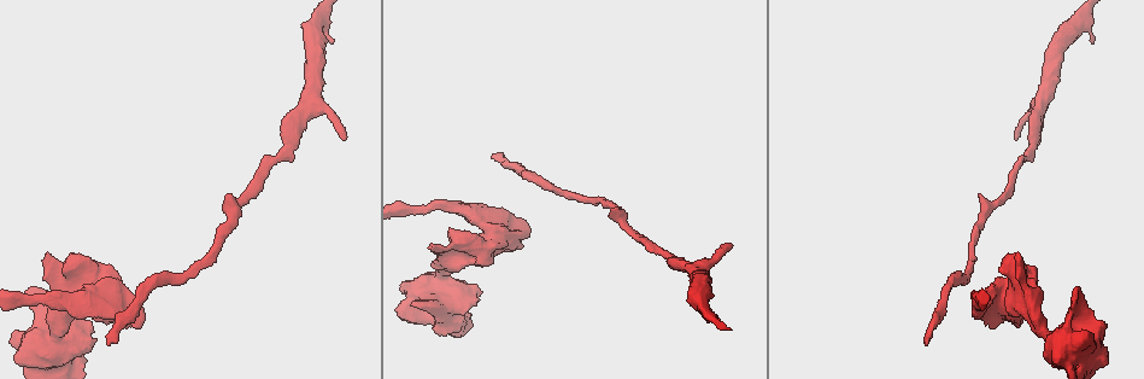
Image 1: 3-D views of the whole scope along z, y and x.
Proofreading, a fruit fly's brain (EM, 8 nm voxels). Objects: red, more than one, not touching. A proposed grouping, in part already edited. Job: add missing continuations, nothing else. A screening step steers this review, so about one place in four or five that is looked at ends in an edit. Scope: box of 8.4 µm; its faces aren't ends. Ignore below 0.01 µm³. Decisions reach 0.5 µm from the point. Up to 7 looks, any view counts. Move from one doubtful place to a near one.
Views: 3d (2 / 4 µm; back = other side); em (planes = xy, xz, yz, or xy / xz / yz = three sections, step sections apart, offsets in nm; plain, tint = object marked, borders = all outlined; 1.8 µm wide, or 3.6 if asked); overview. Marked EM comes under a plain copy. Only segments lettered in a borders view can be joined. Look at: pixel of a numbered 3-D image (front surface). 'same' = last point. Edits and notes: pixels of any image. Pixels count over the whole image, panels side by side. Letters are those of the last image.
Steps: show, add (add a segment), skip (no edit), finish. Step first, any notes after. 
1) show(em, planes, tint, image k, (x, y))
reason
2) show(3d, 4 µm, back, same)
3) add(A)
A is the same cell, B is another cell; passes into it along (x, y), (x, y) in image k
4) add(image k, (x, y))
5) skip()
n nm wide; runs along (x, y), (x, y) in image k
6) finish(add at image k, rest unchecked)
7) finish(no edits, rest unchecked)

show(em, planes, borders, image 1, (53, 257))
an open end

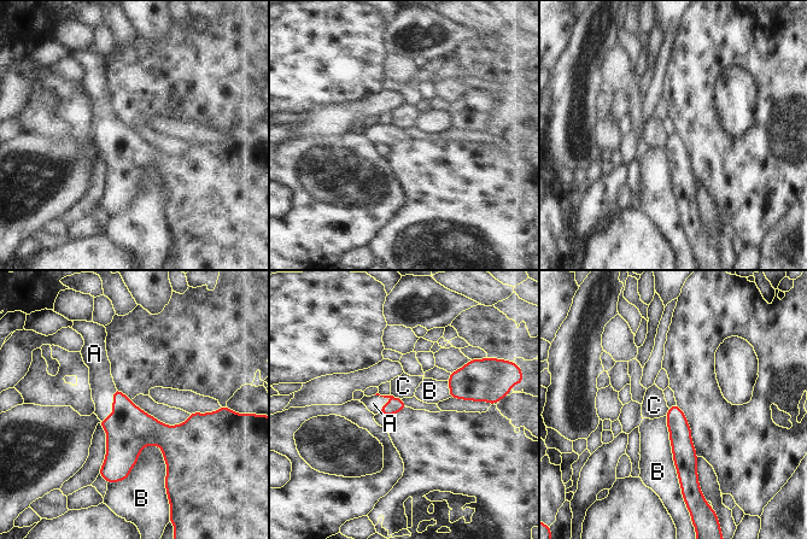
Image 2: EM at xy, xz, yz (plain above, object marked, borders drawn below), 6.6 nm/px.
add(A)
A is the same cell, B and C are other cells; it goes on there

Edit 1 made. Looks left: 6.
show(overview)

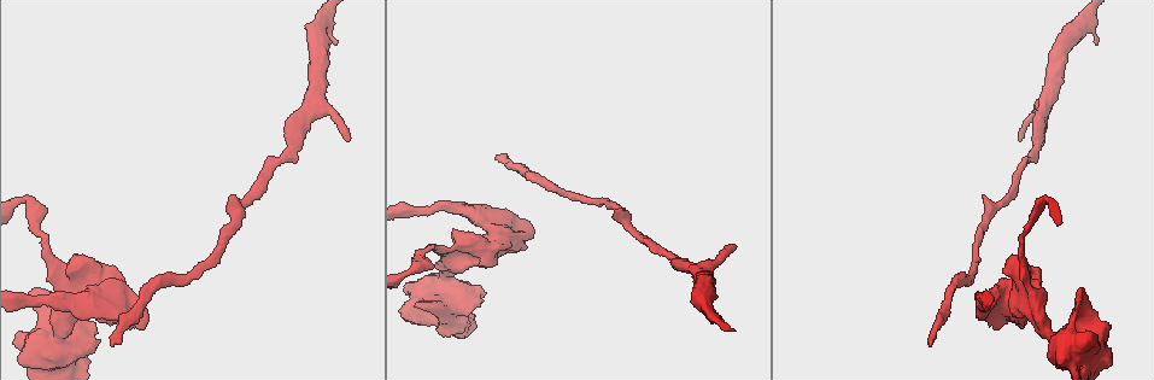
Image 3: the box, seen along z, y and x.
show(em, xz, step 16, tint, image 3, (498, 156))
end of a long branch

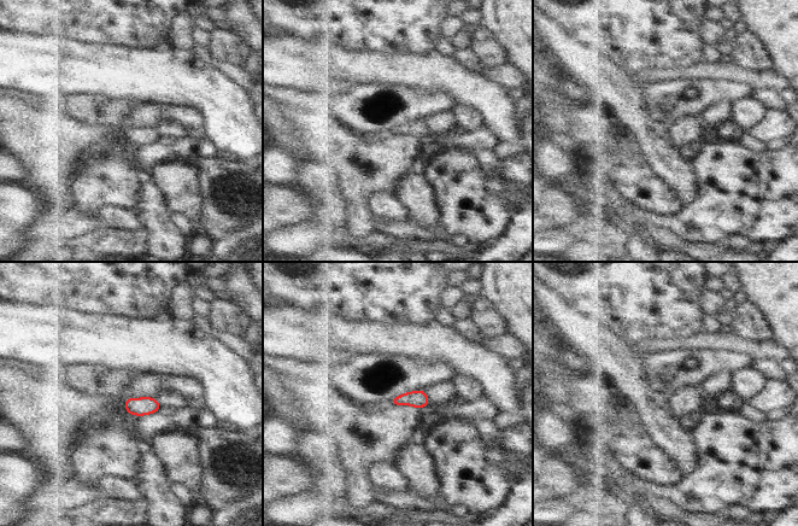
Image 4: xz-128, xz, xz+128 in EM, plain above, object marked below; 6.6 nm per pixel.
show(em, xz, step 16, borders, same)
see the neighbours

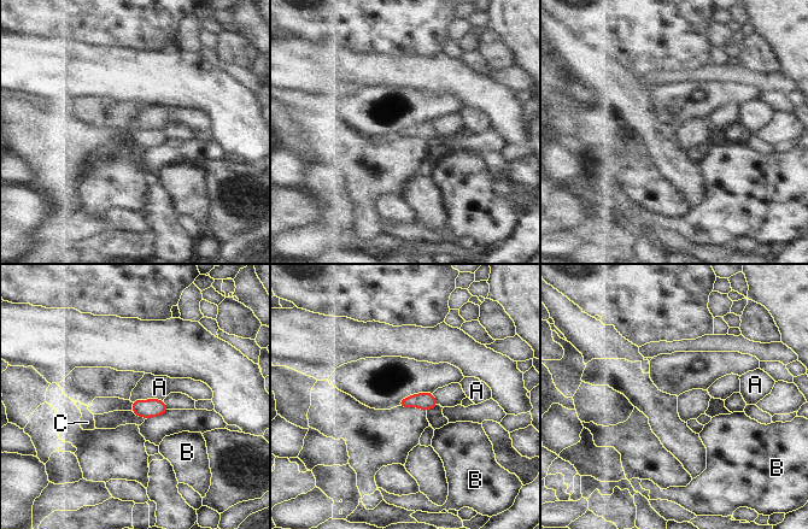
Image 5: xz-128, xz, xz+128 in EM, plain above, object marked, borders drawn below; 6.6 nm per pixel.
skip()
120 nm wide; A, B and C are other cells; border along (163, 399), (148, 398), (130, 401) in image 5; none of them fits

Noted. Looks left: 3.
show(em, planes, borders, image 3, (1019, 140))
thin end

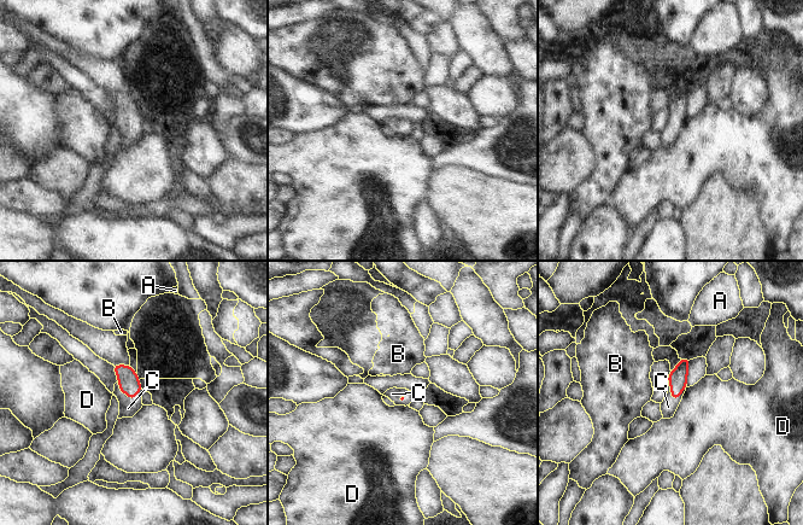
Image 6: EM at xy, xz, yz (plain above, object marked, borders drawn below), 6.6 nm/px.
add(C)
C is the same cell, A, B and D are other cells; passes into it along (128, 381), (128, 396), (128, 408) in image 6; it goes on there

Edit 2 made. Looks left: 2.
finish(add at image 2, add at image 6, rest unchecked)

